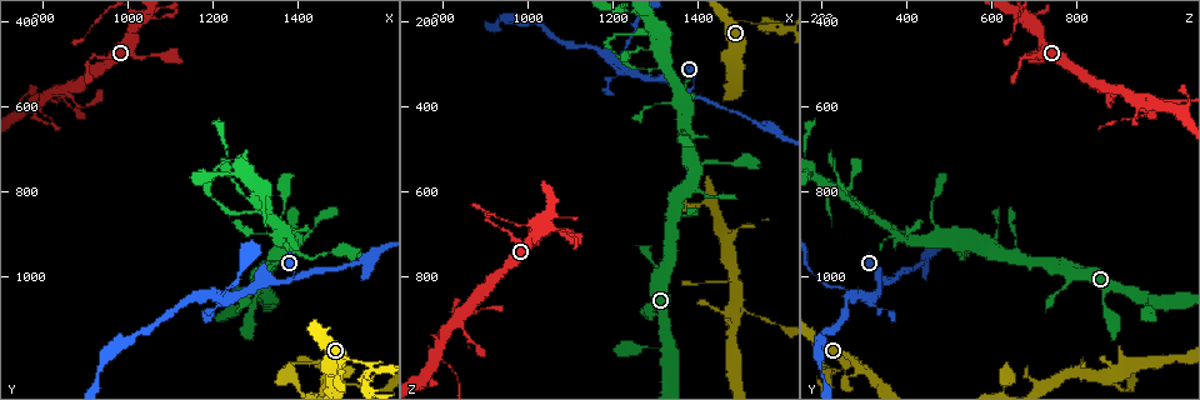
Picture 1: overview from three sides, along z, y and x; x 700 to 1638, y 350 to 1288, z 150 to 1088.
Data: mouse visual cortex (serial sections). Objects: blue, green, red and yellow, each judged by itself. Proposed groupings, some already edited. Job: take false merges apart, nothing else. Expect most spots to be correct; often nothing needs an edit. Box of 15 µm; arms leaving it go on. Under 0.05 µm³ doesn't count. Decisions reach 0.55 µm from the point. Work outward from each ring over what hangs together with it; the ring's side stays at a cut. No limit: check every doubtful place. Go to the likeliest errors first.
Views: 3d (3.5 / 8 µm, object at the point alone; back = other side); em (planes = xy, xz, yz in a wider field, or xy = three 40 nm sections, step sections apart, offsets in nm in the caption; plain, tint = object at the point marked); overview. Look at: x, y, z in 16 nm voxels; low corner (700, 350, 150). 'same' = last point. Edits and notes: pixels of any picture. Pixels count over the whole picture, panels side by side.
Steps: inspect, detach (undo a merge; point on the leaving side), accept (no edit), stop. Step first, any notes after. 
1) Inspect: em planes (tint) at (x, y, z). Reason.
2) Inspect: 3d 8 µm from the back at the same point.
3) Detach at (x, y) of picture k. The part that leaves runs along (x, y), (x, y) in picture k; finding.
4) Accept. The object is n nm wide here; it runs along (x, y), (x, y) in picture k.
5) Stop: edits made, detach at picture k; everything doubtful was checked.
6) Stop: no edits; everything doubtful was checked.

Inspect: 3d 3.5 µm at (1275, 845, 310). Narrows sharply.

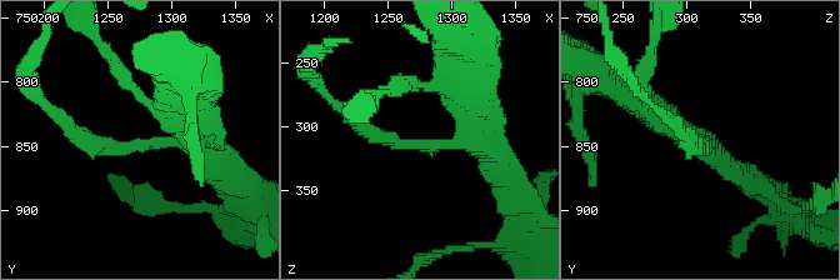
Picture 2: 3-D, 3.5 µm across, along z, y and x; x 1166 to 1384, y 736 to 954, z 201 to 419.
Inspect: em xy step 1 (tint) at (1270, 848, 312). The arms are 200, 300 nm wide.

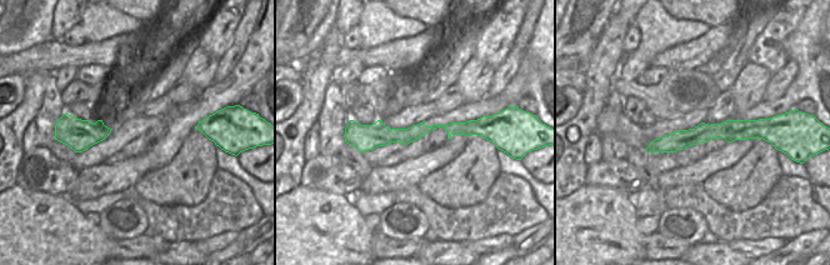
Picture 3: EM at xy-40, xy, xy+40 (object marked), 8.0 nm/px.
Inspect: em xy step 5 (tint) at the same point.

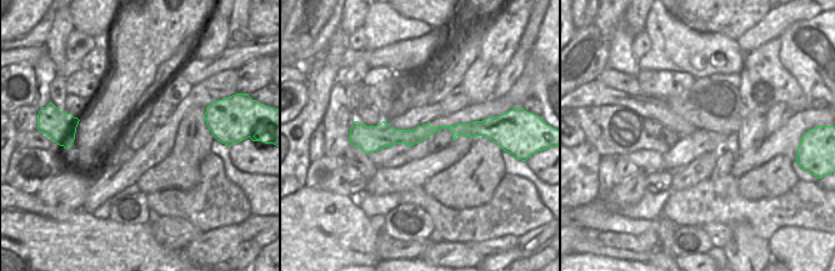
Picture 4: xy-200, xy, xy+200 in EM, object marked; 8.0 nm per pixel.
Accept. Continuous, no second cell.

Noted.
Inspect: 3d 3.5 µm at (1570, 1210, 210). Sharp bend.

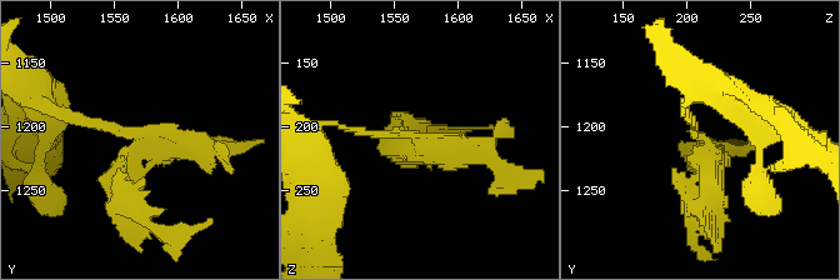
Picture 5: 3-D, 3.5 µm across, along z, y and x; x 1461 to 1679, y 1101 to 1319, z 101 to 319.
Accept. It runs along (65, 116), (138, 135), (126, 204) in picture 5; all the same cell.

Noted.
Inspect: 3d 3.5 µm from the back at (1200, 820, 275).

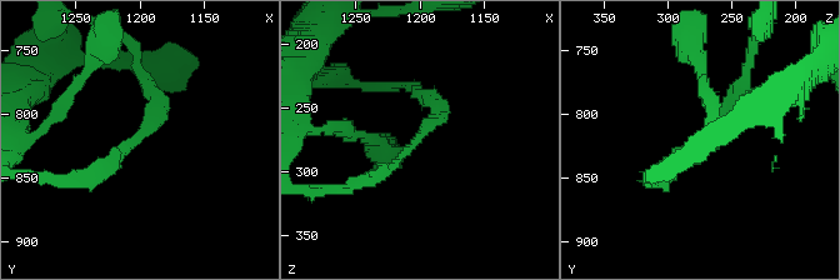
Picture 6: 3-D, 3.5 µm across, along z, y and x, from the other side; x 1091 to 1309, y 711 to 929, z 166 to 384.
Inspect: em xy step 1 (plain) at (1206, 824, 280). The arms are 200, 200 nm wide.

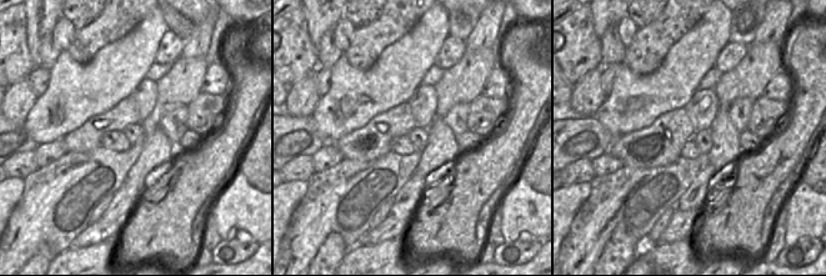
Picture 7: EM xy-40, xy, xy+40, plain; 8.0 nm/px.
Inspect: em xy step 1 (tint) at the same point. With the object marked.

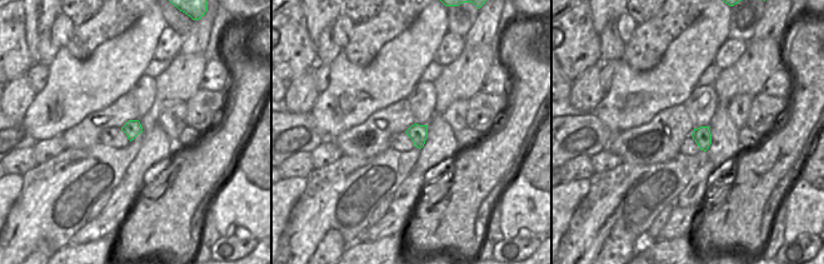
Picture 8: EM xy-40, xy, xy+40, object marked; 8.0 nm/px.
Accept. It runs along (653, 181), (701, 139), (740, 85) in picture 6; one cell here.

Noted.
Inspect: 3d 8 µm at (1385, 1005, 360). Abrupt turn.

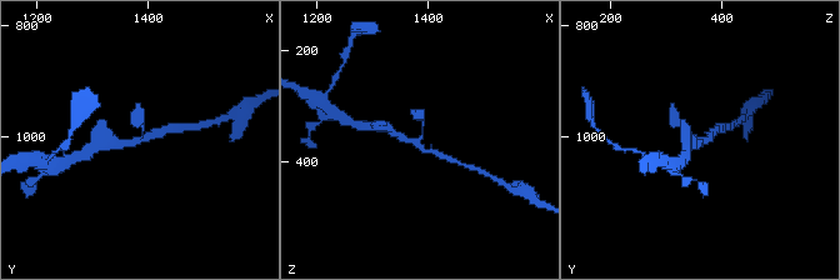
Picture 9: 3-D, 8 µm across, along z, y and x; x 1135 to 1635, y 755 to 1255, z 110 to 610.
Inspect: 3d 3.5 µm at (1380, 1005, 360).

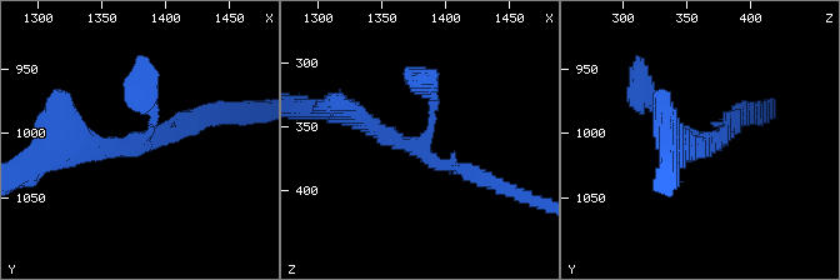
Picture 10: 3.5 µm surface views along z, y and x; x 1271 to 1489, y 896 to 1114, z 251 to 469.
Inspect: em xy step 2 (tint) at (1382, 1008, 362). 3 arms meet here; the arms are 150, 200, 300 nm wide; shape alone is not enough.

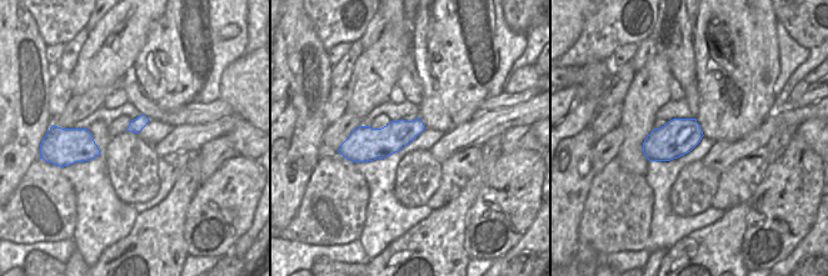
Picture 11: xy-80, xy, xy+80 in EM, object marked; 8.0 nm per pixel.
Accept. It runs along (143, 94), (154, 125), (128, 148), (66, 144) in picture 10; one cell here.

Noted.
Stop: no edits; everything doubtful was checked.

